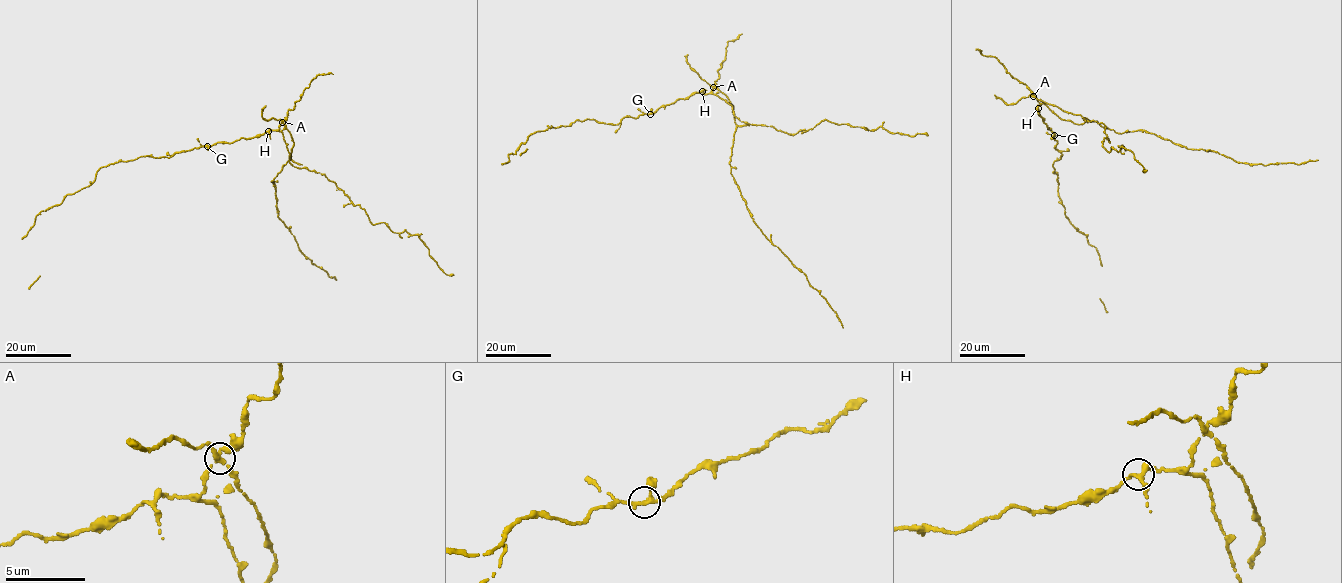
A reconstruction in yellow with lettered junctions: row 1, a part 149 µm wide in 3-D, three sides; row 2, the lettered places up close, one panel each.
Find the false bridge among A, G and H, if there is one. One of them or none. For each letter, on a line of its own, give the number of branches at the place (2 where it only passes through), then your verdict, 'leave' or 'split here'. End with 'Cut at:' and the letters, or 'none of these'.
A: branches 4; split here
G: branches 4; leave
H: branches 3; leave
Cut at: A

